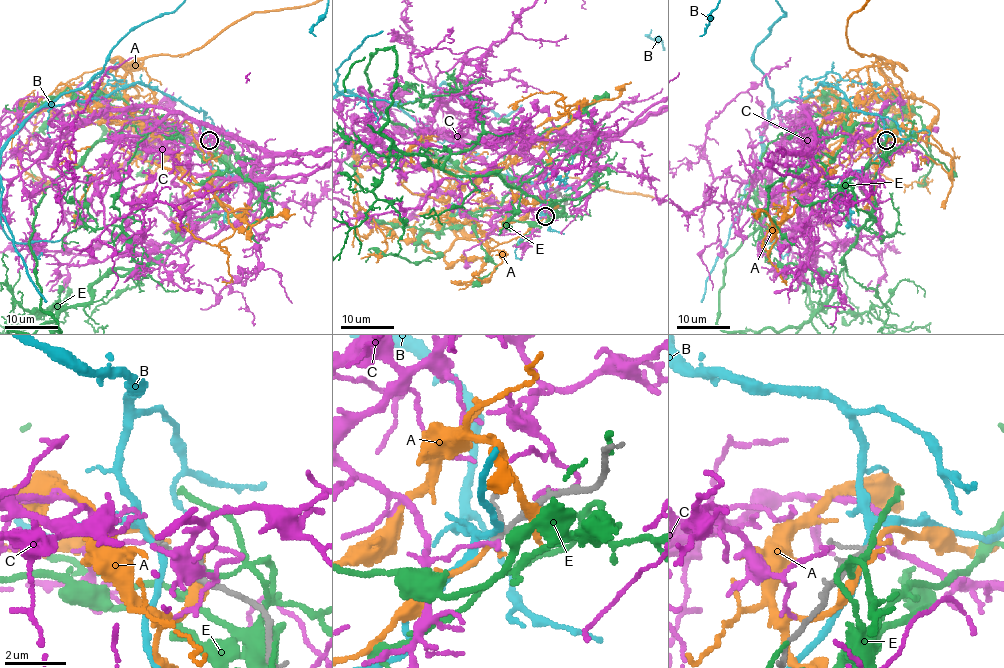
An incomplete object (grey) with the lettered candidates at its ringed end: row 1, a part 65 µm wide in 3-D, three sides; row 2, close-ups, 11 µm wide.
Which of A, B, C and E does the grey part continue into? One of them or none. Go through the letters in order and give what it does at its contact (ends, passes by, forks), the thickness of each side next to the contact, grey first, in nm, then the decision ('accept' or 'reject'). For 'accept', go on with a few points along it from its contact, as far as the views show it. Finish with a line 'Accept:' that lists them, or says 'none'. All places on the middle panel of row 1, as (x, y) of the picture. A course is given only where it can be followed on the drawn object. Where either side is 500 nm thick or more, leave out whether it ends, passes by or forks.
A: it ends | 130/180 nm | accept
B: it passes by | 140/220 nm | reject
C: it ends | 130/140 nm | reject
E: it ends | 190/140 nm | reject
Accept: A

